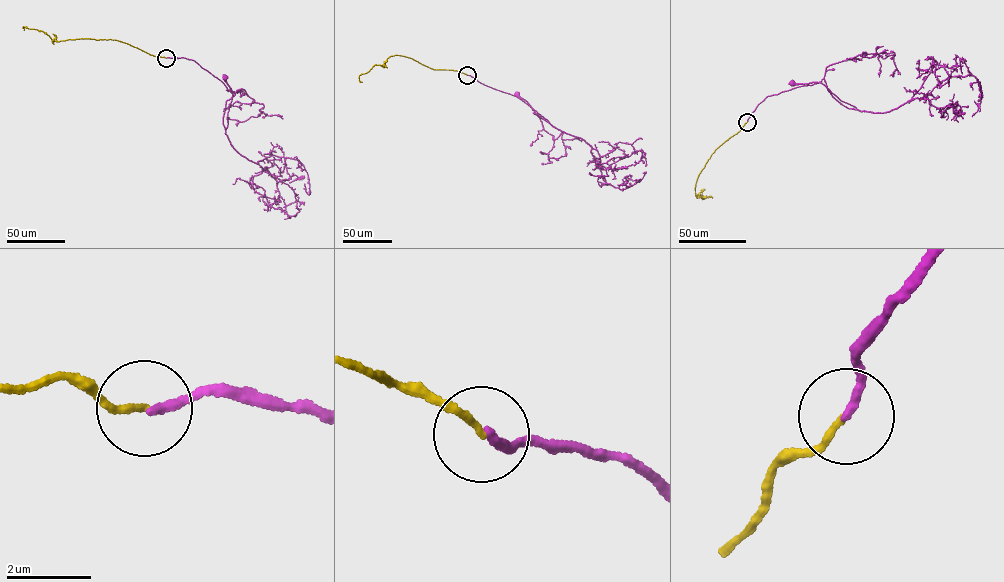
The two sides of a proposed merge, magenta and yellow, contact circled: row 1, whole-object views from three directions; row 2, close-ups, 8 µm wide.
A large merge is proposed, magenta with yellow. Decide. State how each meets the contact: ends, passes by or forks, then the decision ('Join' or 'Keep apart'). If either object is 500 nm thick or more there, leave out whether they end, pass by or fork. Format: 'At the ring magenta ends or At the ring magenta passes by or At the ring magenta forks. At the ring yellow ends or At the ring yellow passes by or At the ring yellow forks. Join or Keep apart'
At the ring magenta ends. At the ring yellow ends. Keep apart

